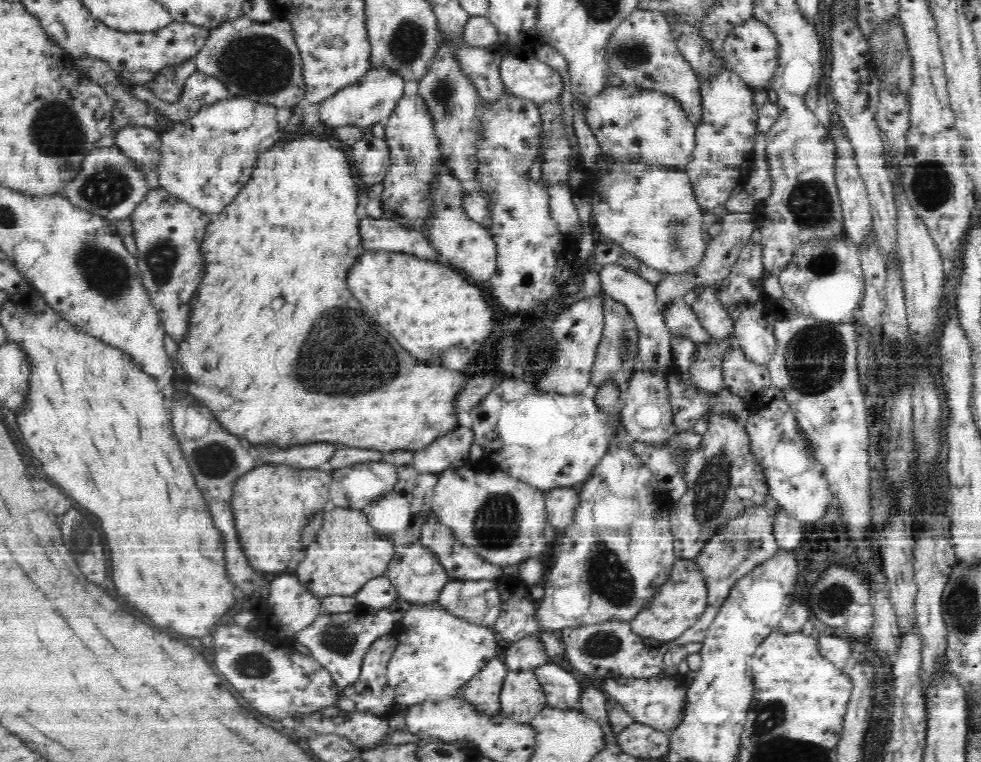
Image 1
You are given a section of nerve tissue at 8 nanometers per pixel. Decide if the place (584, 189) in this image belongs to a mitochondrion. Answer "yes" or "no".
no

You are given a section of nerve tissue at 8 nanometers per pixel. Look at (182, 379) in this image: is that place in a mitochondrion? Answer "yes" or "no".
no

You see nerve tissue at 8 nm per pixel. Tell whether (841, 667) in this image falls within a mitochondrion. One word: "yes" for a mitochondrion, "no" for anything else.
no

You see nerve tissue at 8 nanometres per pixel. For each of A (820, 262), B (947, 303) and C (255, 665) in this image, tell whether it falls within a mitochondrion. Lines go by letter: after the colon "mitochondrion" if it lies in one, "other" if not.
A: mitochondrion
B: other
C: mitochondrion

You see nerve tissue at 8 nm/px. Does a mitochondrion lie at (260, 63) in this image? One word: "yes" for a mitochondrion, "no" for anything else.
yes

